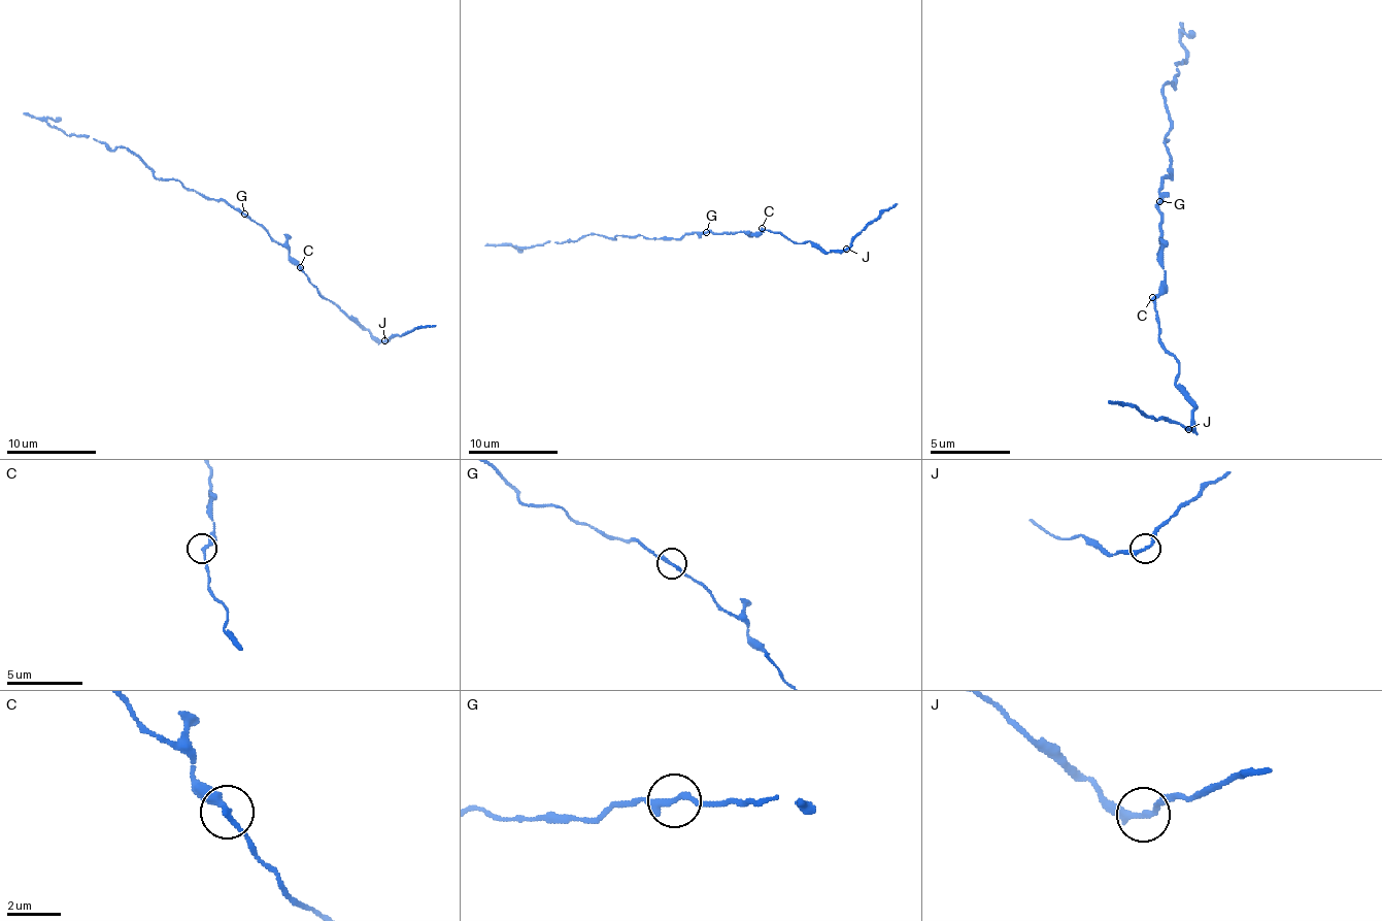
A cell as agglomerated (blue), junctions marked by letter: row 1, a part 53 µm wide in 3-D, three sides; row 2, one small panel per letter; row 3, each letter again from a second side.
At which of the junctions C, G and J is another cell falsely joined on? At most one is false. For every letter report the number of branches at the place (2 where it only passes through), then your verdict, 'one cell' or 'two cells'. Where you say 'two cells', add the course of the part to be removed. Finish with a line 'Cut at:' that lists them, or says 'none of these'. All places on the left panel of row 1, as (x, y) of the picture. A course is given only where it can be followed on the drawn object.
C: 2 branches meet; one cell
G: 2 branches meet; one cell
J: 2 branches meet; one cell
Cut at: none of these

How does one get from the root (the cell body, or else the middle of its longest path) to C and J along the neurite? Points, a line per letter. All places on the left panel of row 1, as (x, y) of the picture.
C: (246, 216), (280, 242), (300, 267)
J: (246, 216), (289, 252), (289, 256), (323, 296), (354, 317), (374, 337), (385, 341)

